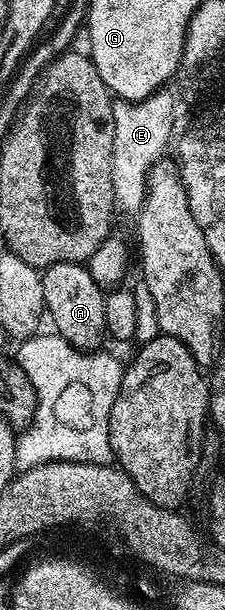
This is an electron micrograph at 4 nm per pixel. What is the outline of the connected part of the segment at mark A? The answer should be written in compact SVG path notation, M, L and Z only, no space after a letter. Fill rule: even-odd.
M57 263L41 272L43 301L48 319L54 322L53 330L67 339L71 347L80 351L93 352L94 347L106 335L104 305L106 296L103 288L92 277L89 266L80 263Z

